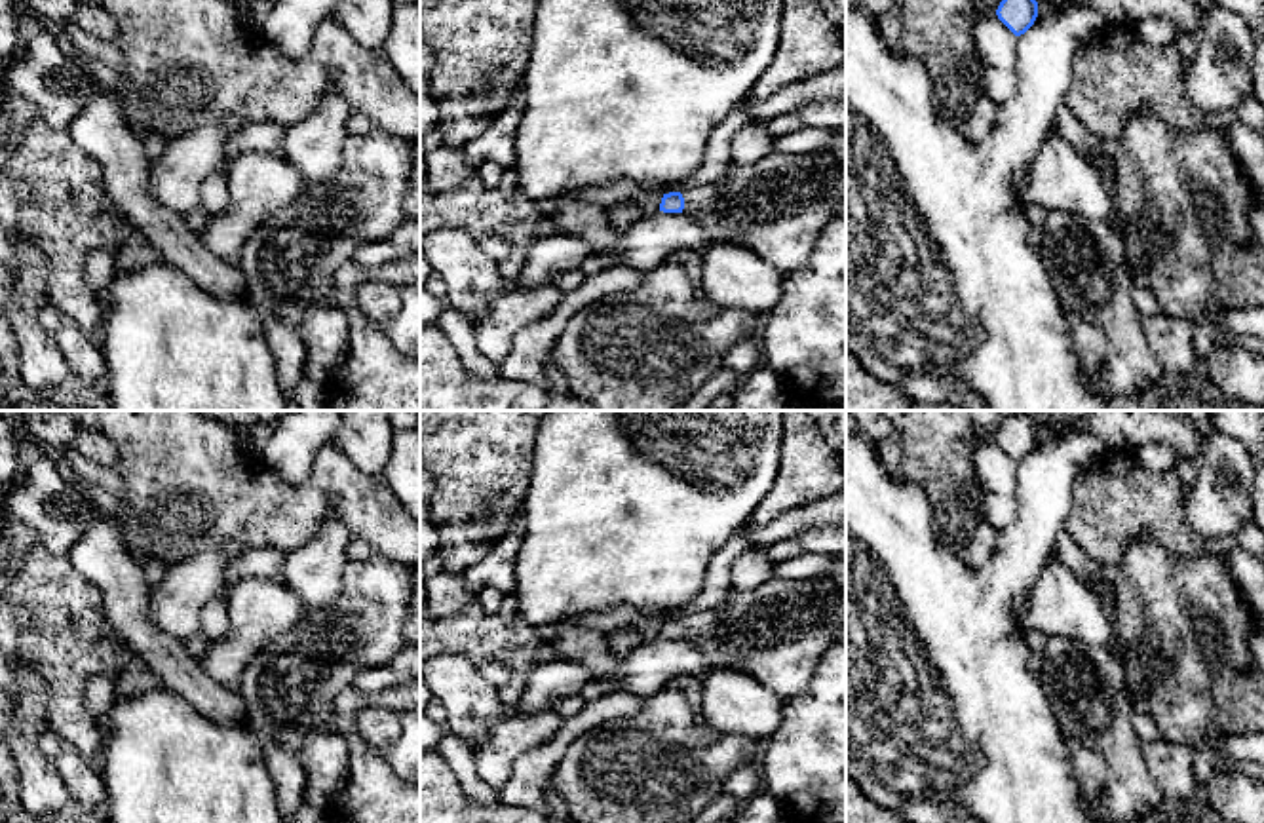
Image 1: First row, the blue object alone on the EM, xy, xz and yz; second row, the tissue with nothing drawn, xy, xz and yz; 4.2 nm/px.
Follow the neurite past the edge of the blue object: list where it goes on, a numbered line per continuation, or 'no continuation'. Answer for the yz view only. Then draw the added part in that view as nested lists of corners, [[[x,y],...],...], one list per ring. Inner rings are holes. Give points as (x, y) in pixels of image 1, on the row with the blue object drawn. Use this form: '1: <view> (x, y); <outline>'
no continuation

